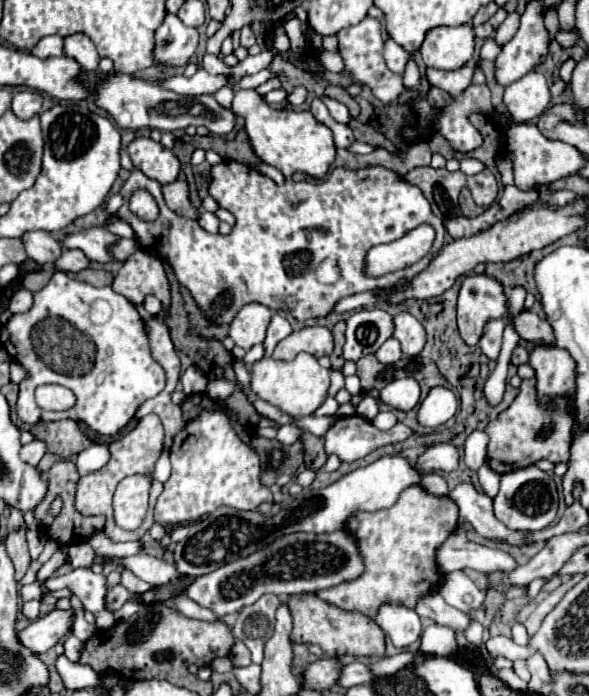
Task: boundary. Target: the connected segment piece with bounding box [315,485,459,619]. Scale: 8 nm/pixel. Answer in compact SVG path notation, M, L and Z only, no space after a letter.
M421 485L403 489L397 503L389 509L379 509L373 513L359 511L349 515L345 521L345 531L355 539L365 569L355 581L339 583L317 591L315 595L345 611L359 611L371 619L383 601L403 601L403 605L413 609L425 595L425 587L437 589L439 567L435 555L443 541L457 529L457 521L459 513L457 507L453 507L453 501L449 497L435 497Z

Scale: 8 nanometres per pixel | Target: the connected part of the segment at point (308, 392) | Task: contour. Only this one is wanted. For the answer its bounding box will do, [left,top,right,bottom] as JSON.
[251,353,329,417]

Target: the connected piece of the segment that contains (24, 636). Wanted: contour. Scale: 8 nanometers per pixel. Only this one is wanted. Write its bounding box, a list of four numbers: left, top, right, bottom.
[17,609,75,655]

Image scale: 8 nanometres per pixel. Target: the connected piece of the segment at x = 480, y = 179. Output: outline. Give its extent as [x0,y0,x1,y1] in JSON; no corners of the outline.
[465,169,497,207]

